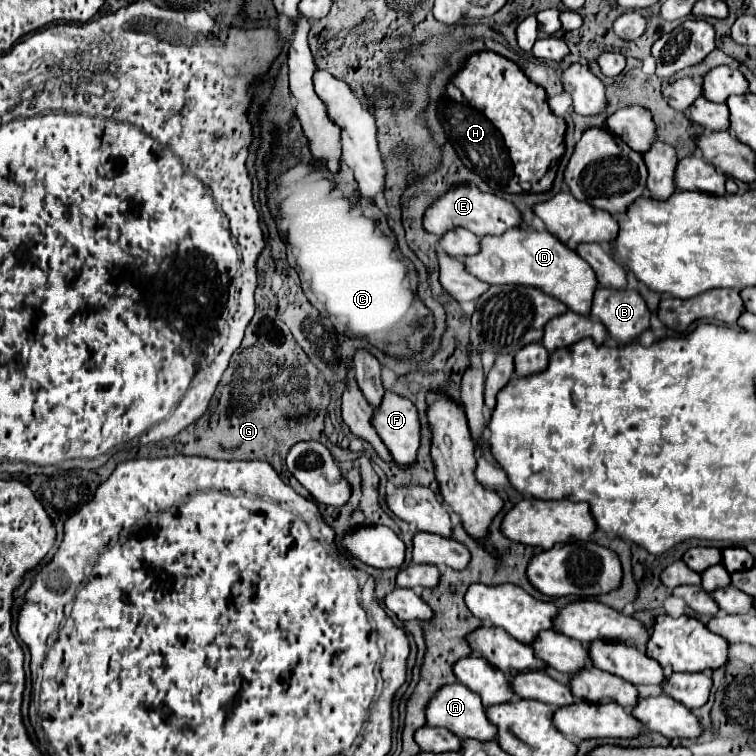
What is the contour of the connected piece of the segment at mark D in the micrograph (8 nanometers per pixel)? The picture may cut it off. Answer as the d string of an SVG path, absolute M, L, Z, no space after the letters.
M521 227L507 229L503 235L485 235L479 243L479 253L463 259L465 271L477 275L487 285L531 285L563 301L571 311L589 315L591 297L597 287L593 269L565 243L549 231L527 231Z

